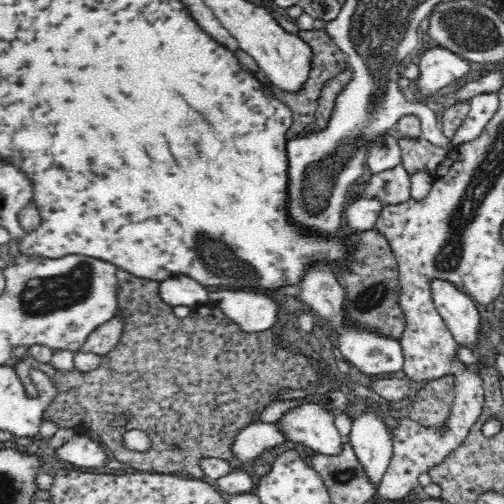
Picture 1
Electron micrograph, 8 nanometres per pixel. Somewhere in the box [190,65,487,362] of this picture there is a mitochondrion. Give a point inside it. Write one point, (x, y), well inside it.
(375, 294)

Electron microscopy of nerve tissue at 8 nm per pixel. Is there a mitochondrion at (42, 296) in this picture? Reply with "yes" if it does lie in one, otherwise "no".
yes

